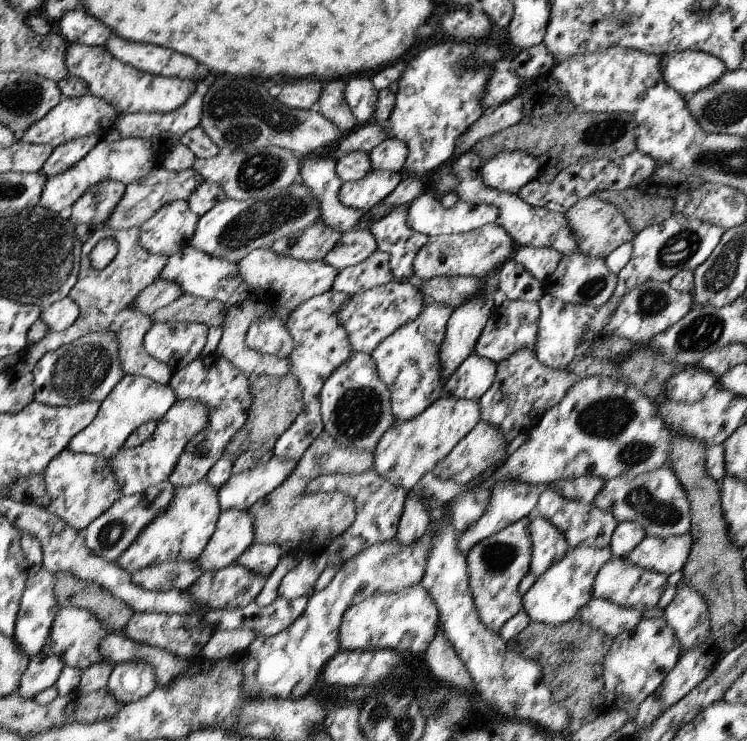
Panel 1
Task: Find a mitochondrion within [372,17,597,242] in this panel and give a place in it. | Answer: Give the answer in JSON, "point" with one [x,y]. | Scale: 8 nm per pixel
{"point":[475,67]}

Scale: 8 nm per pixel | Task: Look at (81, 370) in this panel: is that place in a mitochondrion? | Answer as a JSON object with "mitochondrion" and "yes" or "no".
{"mitochondrion":"yes"}

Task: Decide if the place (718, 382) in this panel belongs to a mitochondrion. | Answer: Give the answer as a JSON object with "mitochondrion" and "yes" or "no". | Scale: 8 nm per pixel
{"mitochondrion":"no"}

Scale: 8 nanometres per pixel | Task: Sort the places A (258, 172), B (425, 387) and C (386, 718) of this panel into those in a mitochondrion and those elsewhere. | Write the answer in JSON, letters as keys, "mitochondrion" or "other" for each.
{"A":"mitochondrion","B":"other","C":"mitochondrion"}

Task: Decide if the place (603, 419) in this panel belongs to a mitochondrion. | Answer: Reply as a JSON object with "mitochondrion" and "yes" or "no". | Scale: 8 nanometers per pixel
{"mitochondrion":"yes"}

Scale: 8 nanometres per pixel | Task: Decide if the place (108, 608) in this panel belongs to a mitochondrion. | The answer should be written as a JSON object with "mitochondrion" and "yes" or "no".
{"mitochondrion":"yes"}

